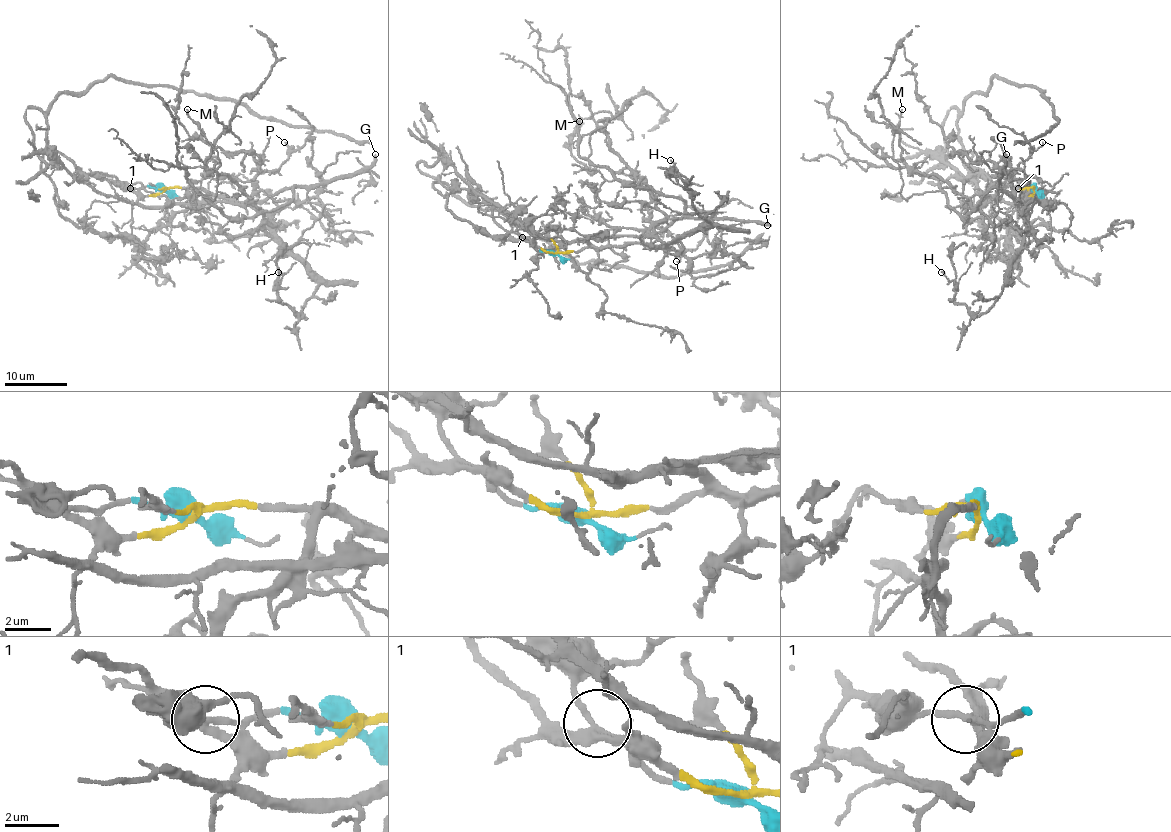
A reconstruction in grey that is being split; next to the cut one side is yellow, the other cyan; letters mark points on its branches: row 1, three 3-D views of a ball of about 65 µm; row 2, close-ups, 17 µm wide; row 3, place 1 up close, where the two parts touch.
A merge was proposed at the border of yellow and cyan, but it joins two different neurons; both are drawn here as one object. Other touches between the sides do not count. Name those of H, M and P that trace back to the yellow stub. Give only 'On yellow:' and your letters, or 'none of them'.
On yellow: H, P

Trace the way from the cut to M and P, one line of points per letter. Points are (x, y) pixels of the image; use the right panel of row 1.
M: (1034, 189), (1003, 183), (994, 198), (972, 195), (960, 212), (939, 191), (905, 198), (893, 158), (902, 109)
P: (1034, 189), (1029, 188), (1026, 200), (1020, 202), (1014, 195), (1009, 171), (1039, 147), (1042, 141)

